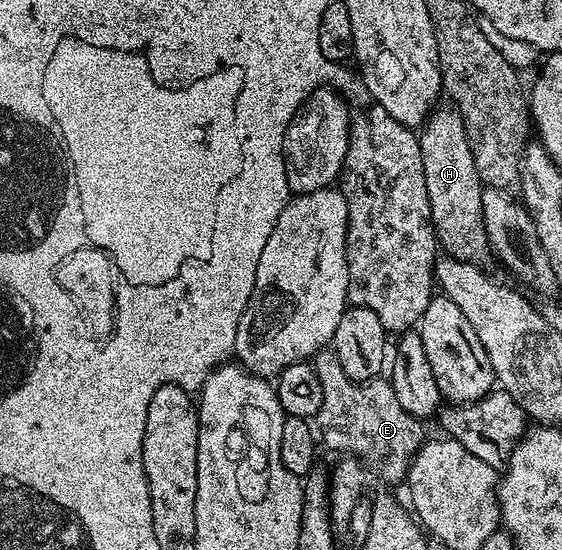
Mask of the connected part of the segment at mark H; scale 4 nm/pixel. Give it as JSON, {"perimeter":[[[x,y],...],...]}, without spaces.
{"perimeter":[[[436,107],[418,133],[435,239],[446,255],[479,266],[489,255],[486,228],[482,220],[484,185],[479,183],[477,166],[473,162],[473,152],[465,134],[465,122],[461,114],[454,107],[443,107]]]}

